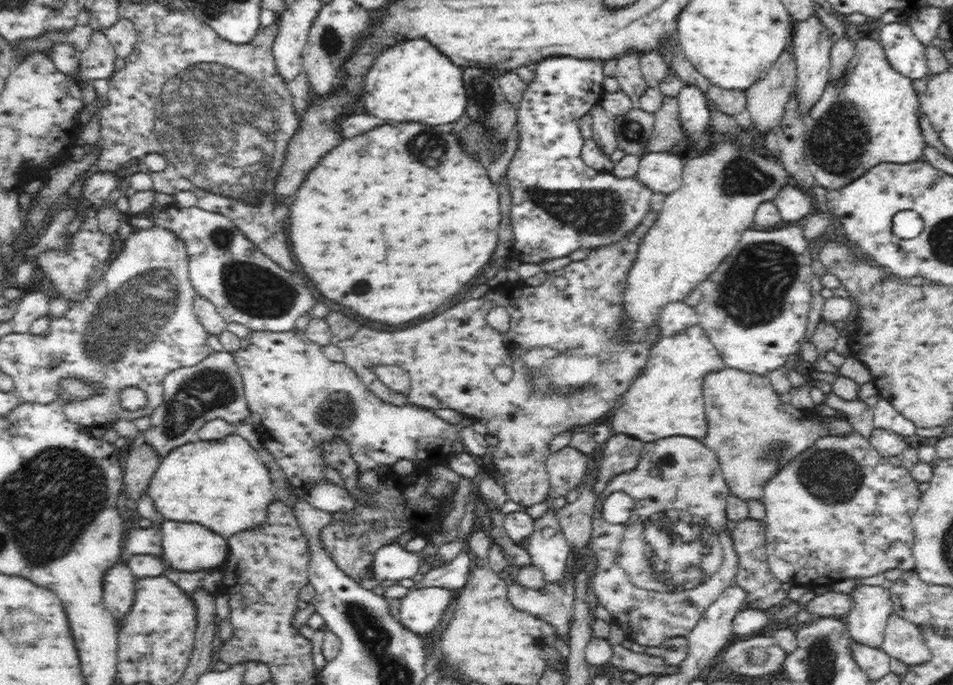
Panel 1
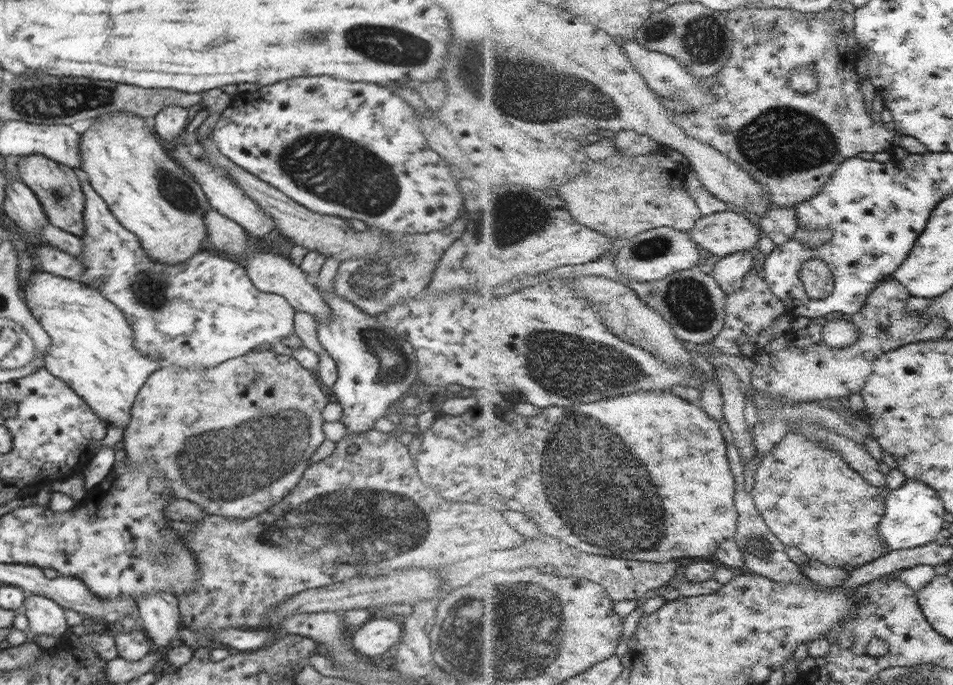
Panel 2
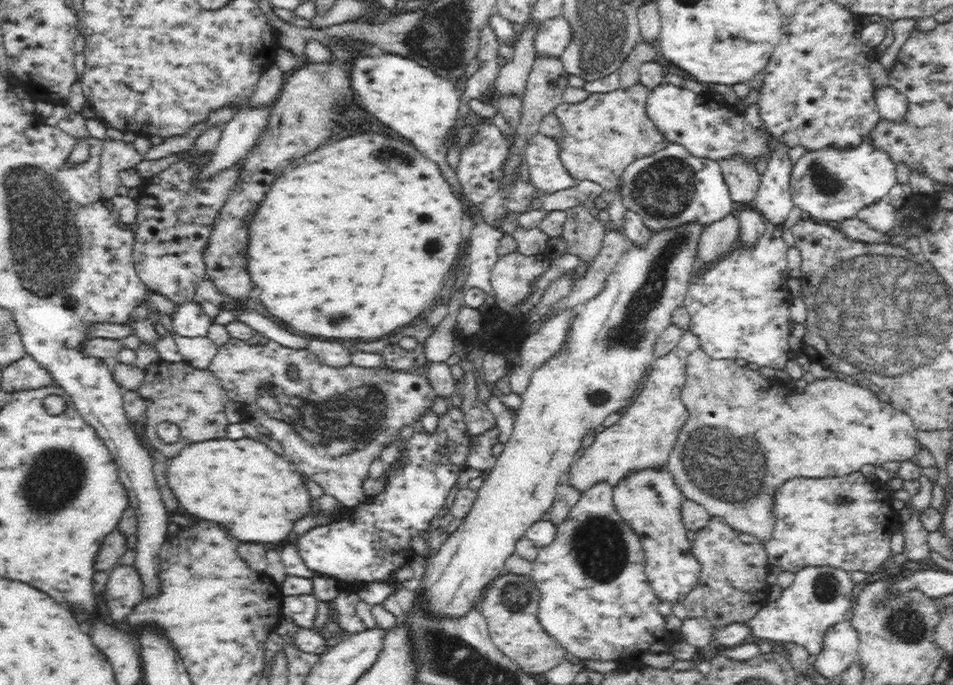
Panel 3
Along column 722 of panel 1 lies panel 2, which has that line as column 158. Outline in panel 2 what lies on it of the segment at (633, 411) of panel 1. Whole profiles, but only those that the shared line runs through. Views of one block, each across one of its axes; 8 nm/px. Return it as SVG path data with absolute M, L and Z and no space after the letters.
M36 272L23 286L25 300L30 313L46 331L52 344L44 356L44 369L55 378L66 382L78 396L81 396L88 406L107 424L107 428L126 430L130 420L133 402L138 391L148 379L148 376L163 367L163 362L150 359L134 347L134 331L126 321L124 313L112 302L108 301L95 287L86 286L80 280L56 276L47 272Z

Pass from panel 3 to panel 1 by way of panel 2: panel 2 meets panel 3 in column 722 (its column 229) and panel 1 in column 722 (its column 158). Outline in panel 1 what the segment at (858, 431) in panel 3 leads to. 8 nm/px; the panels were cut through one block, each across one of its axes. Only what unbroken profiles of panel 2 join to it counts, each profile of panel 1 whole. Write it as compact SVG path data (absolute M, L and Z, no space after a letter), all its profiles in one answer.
M724 368L706 375L703 382L703 397L708 432L700 442L716 453L719 468L729 486L730 494L747 500L761 500L765 484L778 474L788 462L810 449L820 438L829 436L828 430L816 422L816 416L804 414L802 409L784 403L766 376Z

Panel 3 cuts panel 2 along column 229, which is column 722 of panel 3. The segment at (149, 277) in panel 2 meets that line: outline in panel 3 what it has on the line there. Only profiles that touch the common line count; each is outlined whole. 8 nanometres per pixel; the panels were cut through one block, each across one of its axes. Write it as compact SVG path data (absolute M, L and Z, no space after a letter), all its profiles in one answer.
M769 227L767 232L756 239L753 245L735 247L730 255L716 260L692 279L684 300L684 307L690 314L689 332L698 336L701 349L714 360L734 360L743 364L754 363L759 367L772 369L784 368L790 361L790 307L792 295L789 291L784 272L788 270L788 244L782 239L777 227Z

